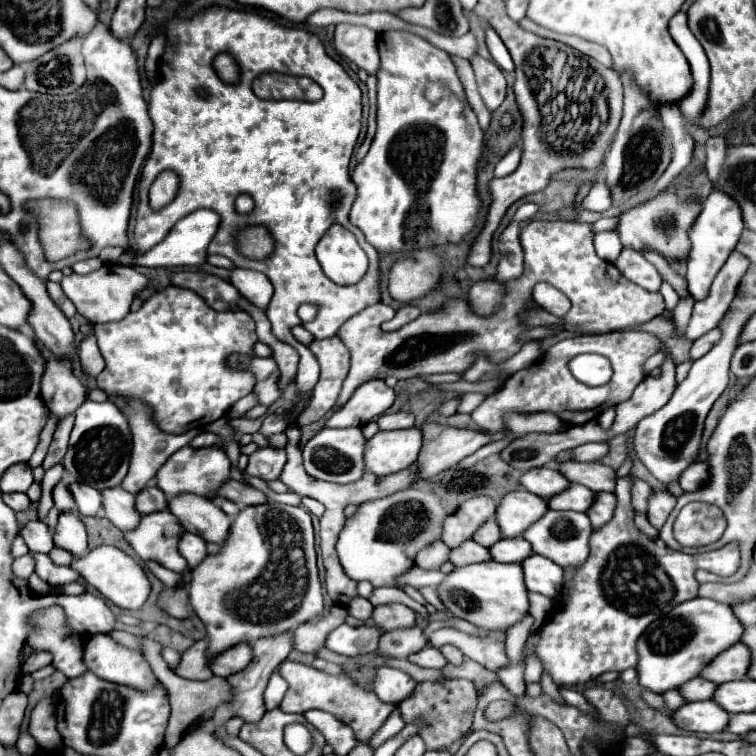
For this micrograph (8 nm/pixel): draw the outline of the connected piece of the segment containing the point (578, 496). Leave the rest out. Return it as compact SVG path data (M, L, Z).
M569 485L561 495L553 495L547 499L547 507L553 511L585 511L589 503L593 503L593 491L581 485Z

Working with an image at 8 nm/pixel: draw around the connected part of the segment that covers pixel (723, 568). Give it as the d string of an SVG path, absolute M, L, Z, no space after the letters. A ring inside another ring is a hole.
M629 477L617 481L613 495L617 497L613 517L603 527L593 529L589 557L579 567L563 567L567 597L553 609L553 615L547 615L541 639L531 649L555 685L583 685L605 671L621 673L635 667L635 643L649 623L697 595L697 569L729 577L739 567L739 549L735 543L719 551L687 555L667 547L659 537L647 537L637 531L629 499Z

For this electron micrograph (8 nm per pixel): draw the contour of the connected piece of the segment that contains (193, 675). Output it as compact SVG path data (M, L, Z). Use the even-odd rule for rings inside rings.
M197 641L193 647L189 647L183 653L181 665L177 667L177 675L191 679L191 681L207 681L213 677L213 673L207 667L207 659L203 657L203 649L207 647L205 641Z

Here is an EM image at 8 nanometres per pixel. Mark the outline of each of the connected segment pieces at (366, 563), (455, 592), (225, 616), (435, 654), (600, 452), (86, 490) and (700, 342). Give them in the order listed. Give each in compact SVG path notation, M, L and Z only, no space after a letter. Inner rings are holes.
M405 489L359 505L355 515L345 521L337 541L337 553L345 573L353 581L365 579L373 587L393 585L397 575L413 567L417 551L439 539L441 519L445 515L441 501L429 489Z
M471 563L465 567L455 567L445 575L443 583L437 587L437 595L445 609L453 617L461 617L481 629L509 629L513 623L523 619L529 611L529 599L523 585L519 563Z
M267 501L241 509L233 521L221 551L191 569L189 605L207 627L207 657L237 643L295 631L323 611L311 515L303 507Z
M425 647L413 655L409 655L411 663L417 663L419 667L431 667L431 669L441 669L447 661L443 659L441 651L435 647Z
M587 443L573 449L573 459L577 461L599 461L609 453L609 443Z
M71 483L69 491L71 491L81 515L97 515L99 513L101 493L97 489L91 489L85 483Z
M715 327L713 331L709 331L709 333L705 333L703 337L699 337L695 343L693 343L693 347L691 347L691 359L699 359L699 357L703 357L705 353L709 353L715 345L717 345L717 341L721 339L721 329L719 327Z

